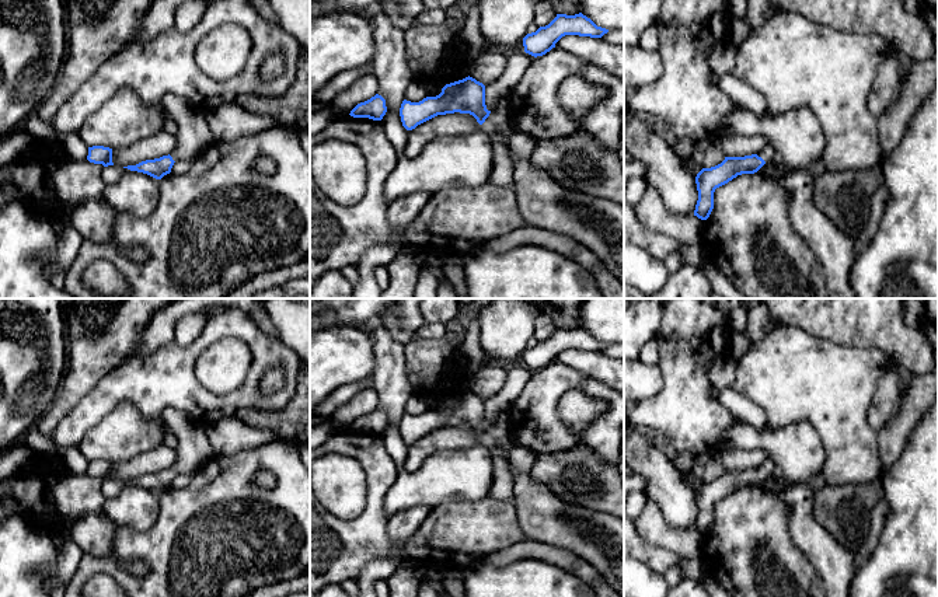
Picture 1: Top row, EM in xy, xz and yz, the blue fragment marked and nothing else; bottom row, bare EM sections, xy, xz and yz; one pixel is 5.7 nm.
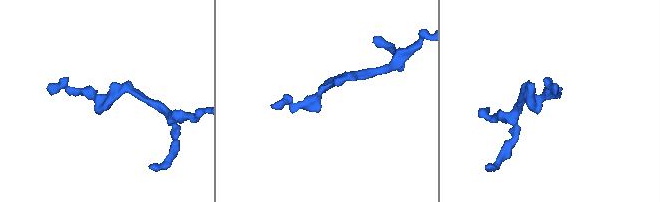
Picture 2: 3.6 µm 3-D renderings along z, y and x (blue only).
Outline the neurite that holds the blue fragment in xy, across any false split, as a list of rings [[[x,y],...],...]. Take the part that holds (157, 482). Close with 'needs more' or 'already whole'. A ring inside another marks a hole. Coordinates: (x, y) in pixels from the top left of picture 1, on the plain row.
[[[165,408],[161,419],[167,430],[177,437],[177,446],[174,447],[177,458],[174,464],[168,469],[123,481],[147,488],[156,493],[170,488],[175,475],[192,475],[216,455],[208,439],[206,426],[188,419],[185,413],[174,408]]]; needs more

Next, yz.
[[[768,454],[766,461],[752,469],[745,471],[725,471],[725,474],[711,482],[702,482],[697,490],[698,514],[694,530],[707,534],[714,523],[714,506],[716,502],[728,498],[742,488],[757,486],[774,469],[774,458]]]; needs more

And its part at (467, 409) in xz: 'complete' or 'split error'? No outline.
split error

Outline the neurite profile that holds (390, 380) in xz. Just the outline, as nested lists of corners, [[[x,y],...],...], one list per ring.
[[[381,318],[367,324],[373,331],[374,366],[370,380],[379,397],[377,408],[386,413],[387,425],[400,426],[404,405],[412,395],[404,345],[391,336]]]

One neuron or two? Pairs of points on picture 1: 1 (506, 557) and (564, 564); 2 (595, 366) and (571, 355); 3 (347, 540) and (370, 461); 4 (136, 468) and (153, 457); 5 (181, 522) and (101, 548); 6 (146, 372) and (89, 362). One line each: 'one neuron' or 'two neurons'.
1: one neuron
2: one neuron
3: one neuron
4: one neuron
5: two neurons
6: two neurons

